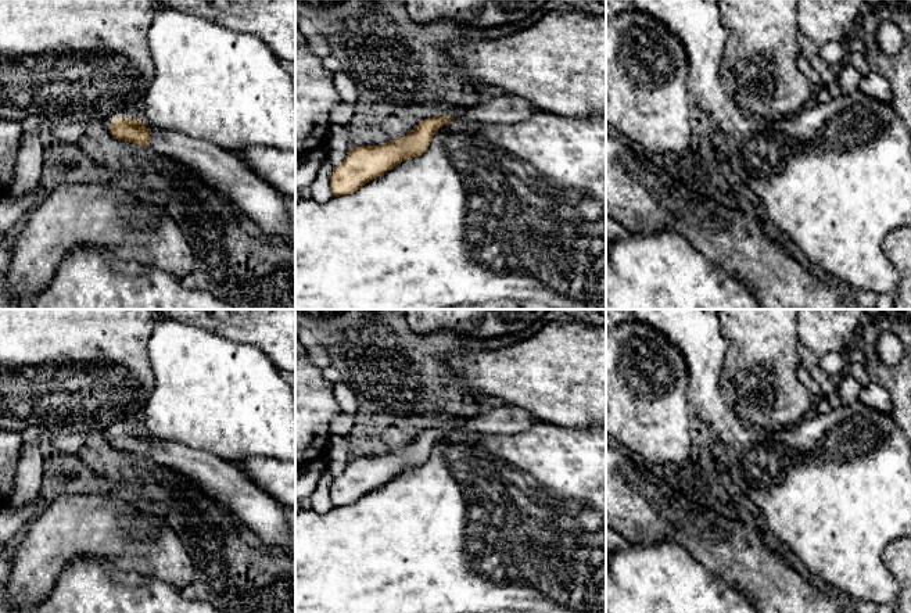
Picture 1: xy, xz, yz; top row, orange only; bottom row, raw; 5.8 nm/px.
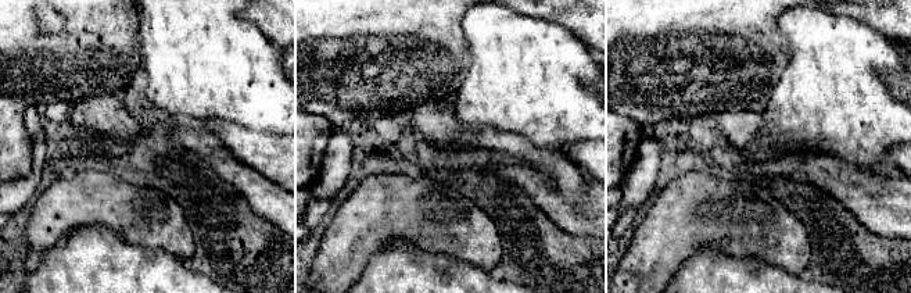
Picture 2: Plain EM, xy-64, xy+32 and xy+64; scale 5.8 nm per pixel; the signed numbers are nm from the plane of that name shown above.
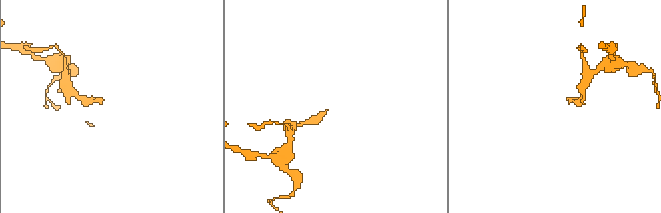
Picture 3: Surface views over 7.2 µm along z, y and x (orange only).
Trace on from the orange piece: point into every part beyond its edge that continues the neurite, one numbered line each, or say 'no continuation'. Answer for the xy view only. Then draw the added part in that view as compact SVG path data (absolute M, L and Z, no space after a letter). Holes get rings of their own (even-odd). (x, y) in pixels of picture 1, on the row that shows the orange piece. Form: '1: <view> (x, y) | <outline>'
1: xy (259, 201) | M155 130L150 135L147 153L191 168L226 194L261 230L287 239L295 248L295 226L288 219L284 196L236 154L183 133Z

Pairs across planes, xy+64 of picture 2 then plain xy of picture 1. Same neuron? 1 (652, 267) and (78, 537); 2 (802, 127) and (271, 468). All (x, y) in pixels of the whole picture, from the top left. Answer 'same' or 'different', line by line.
1: same
2: different

